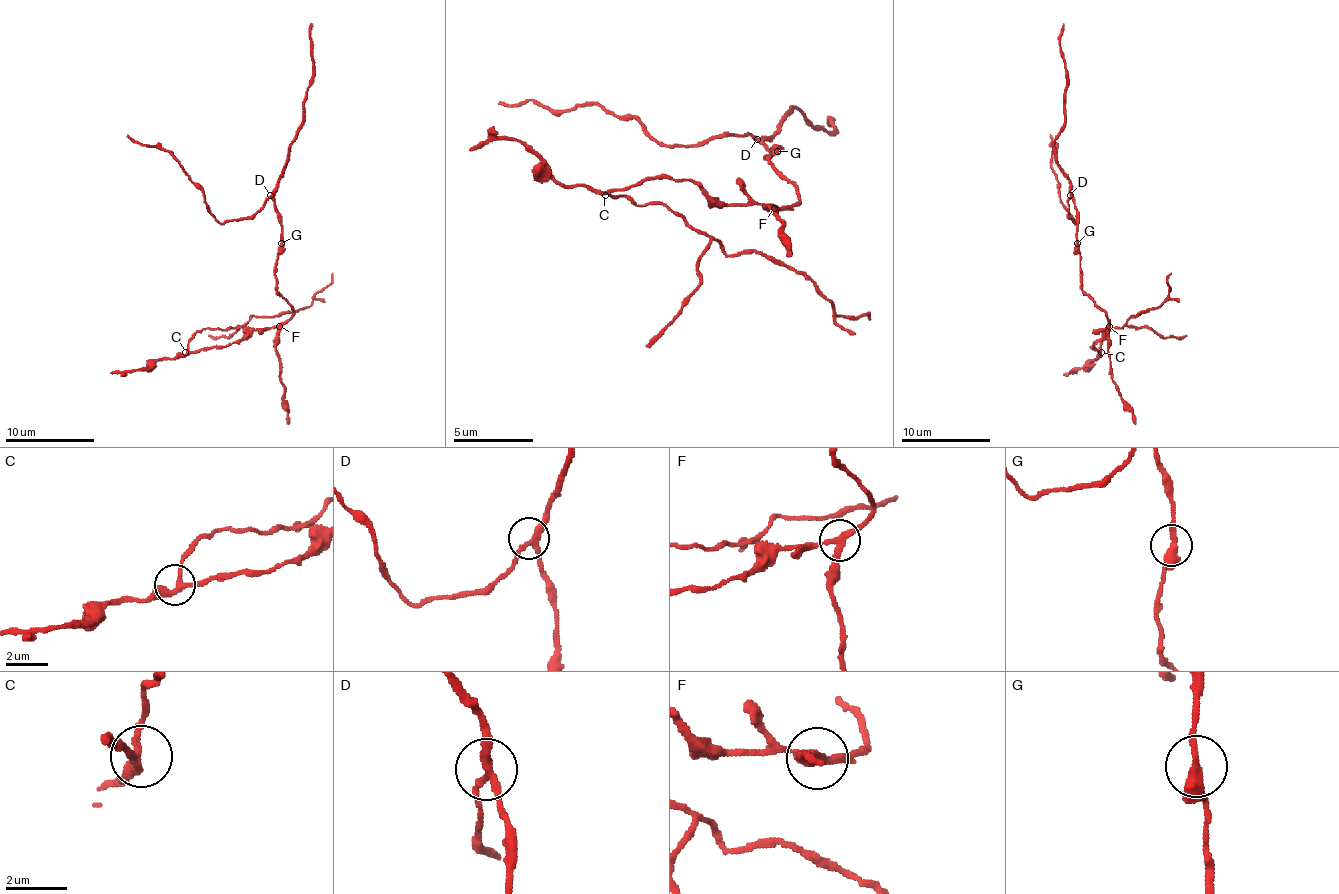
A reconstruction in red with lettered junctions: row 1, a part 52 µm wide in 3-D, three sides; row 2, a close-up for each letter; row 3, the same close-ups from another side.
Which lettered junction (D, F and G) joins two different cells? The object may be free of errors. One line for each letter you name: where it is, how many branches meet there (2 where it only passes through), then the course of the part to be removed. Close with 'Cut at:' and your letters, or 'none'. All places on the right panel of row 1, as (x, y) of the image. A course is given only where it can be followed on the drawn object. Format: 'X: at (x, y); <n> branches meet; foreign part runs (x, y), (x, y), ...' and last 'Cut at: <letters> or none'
F: at (1109, 326); 3 branches meet; foreign part runs (1108, 325), (1093, 348), (1101, 350), (1106, 328), (1121, 328), (1157, 308), (1168, 297), (1170, 272)
Cut at: F

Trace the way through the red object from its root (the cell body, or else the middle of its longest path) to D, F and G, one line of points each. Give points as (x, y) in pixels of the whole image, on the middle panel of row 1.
D: (801, 195), (769, 163), (769, 155), (777, 151), (765, 147), (757, 139)
F: (801, 195), (801, 199), (789, 207), (773, 207)
G: (801, 195), (769, 163), (769, 155), (777, 151)

